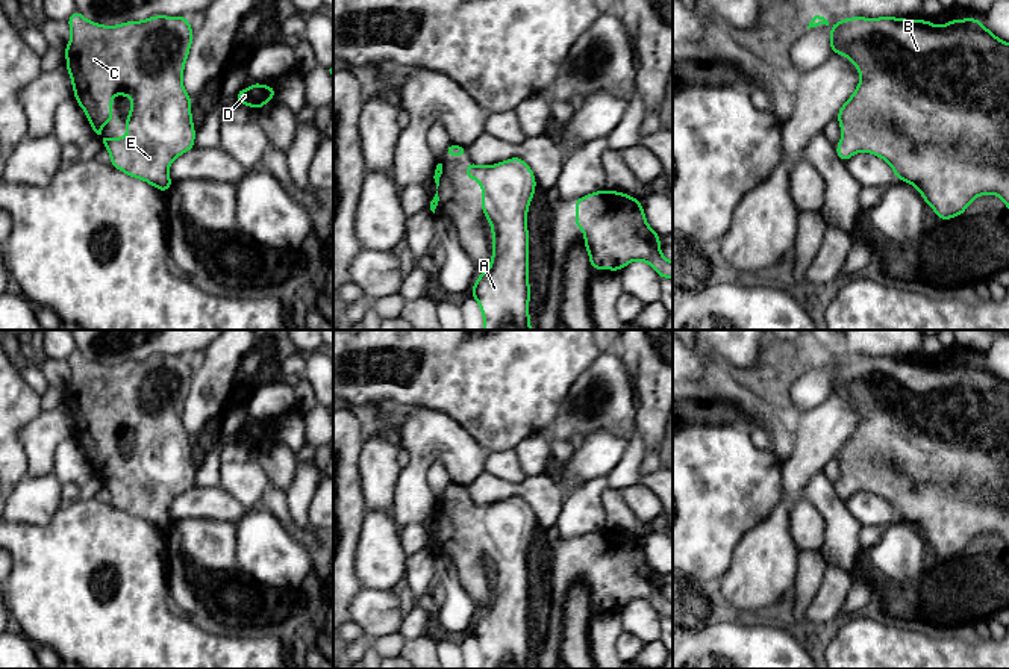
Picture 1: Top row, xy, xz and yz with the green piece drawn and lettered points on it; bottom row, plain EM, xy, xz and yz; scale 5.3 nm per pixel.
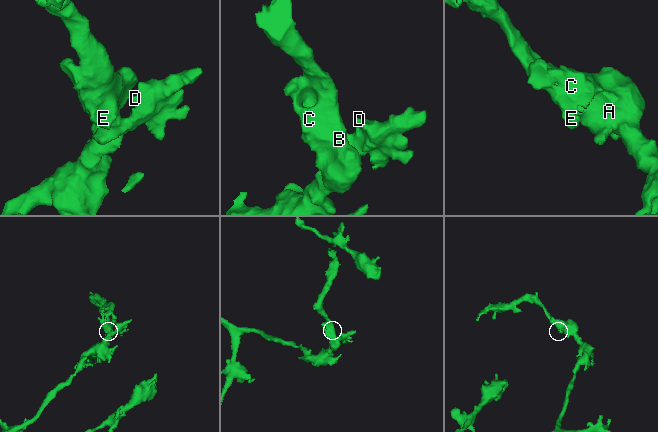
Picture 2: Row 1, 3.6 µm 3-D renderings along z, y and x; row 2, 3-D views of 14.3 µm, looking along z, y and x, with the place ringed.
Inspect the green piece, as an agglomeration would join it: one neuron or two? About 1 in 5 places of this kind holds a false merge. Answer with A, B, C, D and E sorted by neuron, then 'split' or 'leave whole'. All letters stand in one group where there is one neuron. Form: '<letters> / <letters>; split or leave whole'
A B C D E; leave whole

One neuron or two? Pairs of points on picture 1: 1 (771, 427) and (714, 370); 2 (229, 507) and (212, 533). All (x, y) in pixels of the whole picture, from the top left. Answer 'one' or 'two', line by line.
1: one
2: two

